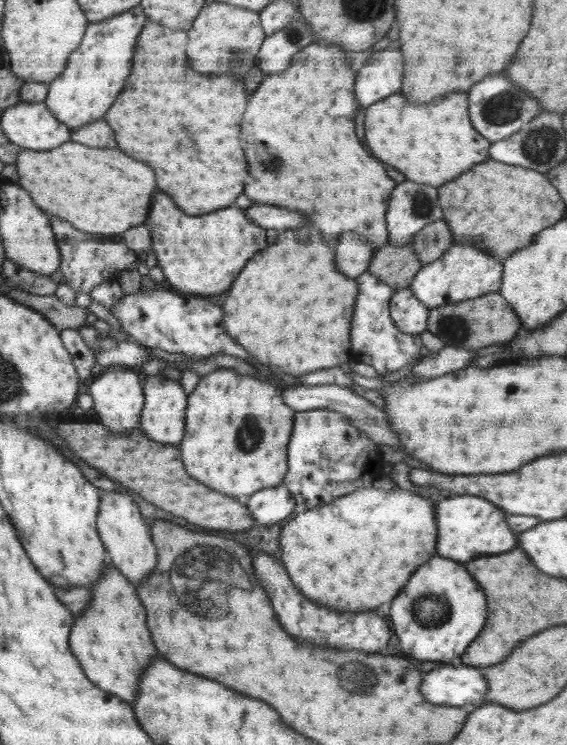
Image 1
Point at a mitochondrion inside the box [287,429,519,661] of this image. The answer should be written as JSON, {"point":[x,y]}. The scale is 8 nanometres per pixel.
{"point":[430,611]}

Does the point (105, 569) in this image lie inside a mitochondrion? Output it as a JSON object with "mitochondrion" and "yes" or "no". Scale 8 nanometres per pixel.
{"mitochondrion":"no"}

